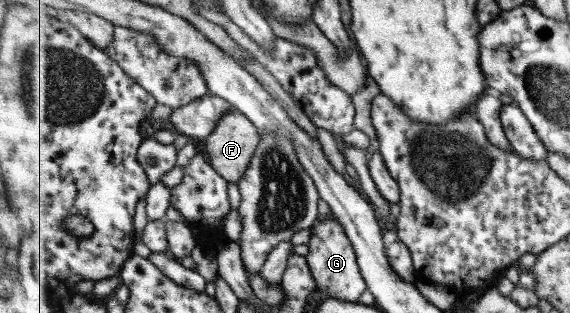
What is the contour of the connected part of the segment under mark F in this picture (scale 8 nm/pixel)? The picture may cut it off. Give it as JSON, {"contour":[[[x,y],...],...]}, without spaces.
{"contour":[[[229,110],[225,118],[221,118],[221,122],[217,124],[215,132],[205,140],[204,153],[221,177],[227,179],[229,183],[238,184],[245,178],[253,155],[261,142],[263,142],[263,136],[257,126],[239,110]]]}

